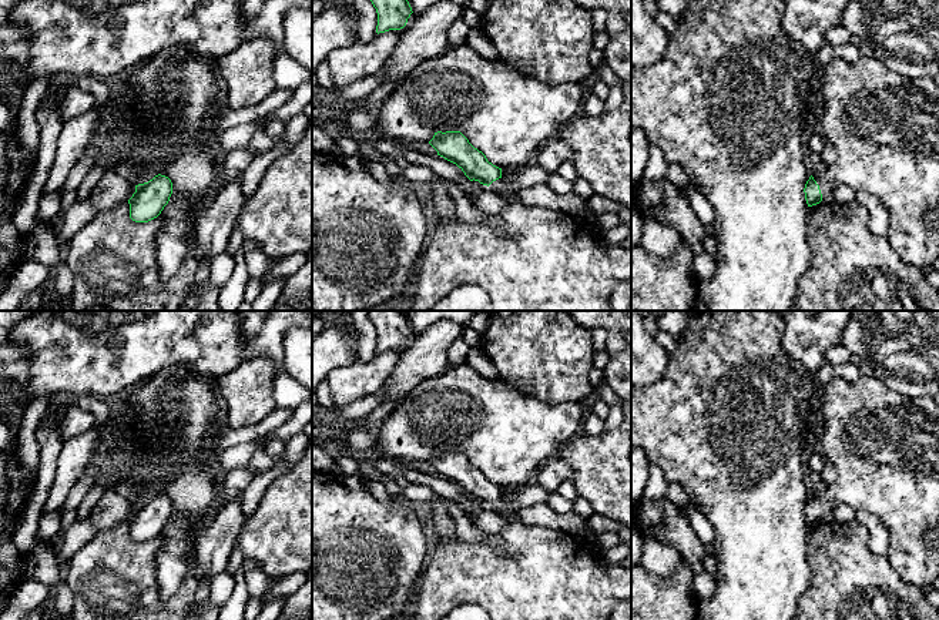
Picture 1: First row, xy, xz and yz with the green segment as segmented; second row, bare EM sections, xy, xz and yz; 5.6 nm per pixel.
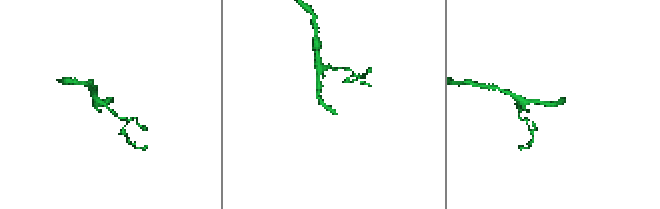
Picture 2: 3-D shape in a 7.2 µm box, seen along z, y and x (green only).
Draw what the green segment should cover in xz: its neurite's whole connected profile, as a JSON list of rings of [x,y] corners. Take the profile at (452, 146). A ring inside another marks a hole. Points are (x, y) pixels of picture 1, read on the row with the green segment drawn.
[[[437,131],[429,144],[437,155],[456,164],[470,181],[479,181],[500,195],[513,195],[514,190],[502,178],[502,168],[487,161],[460,131]]]

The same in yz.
[[[834,57],[822,67],[822,101],[825,103],[821,134],[831,143],[838,161],[821,174],[812,174],[804,192],[808,207],[831,200],[832,190],[848,185],[881,200],[889,214],[886,238],[895,254],[906,264],[926,268],[939,258],[939,86],[932,77],[905,78],[886,68],[875,57],[859,57],[848,63]]]

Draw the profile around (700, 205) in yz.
[[[691,184],[685,187],[685,195],[698,221],[704,227],[712,225],[715,212],[710,201],[702,194],[700,194]]]

